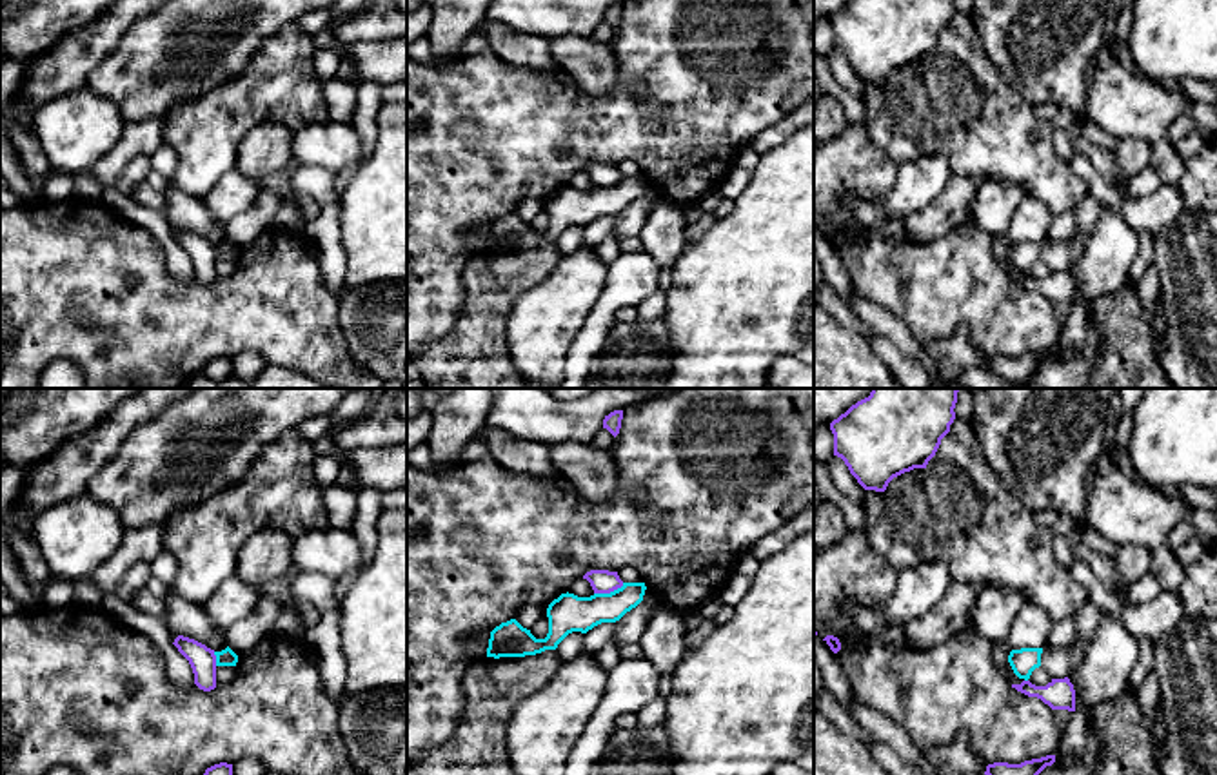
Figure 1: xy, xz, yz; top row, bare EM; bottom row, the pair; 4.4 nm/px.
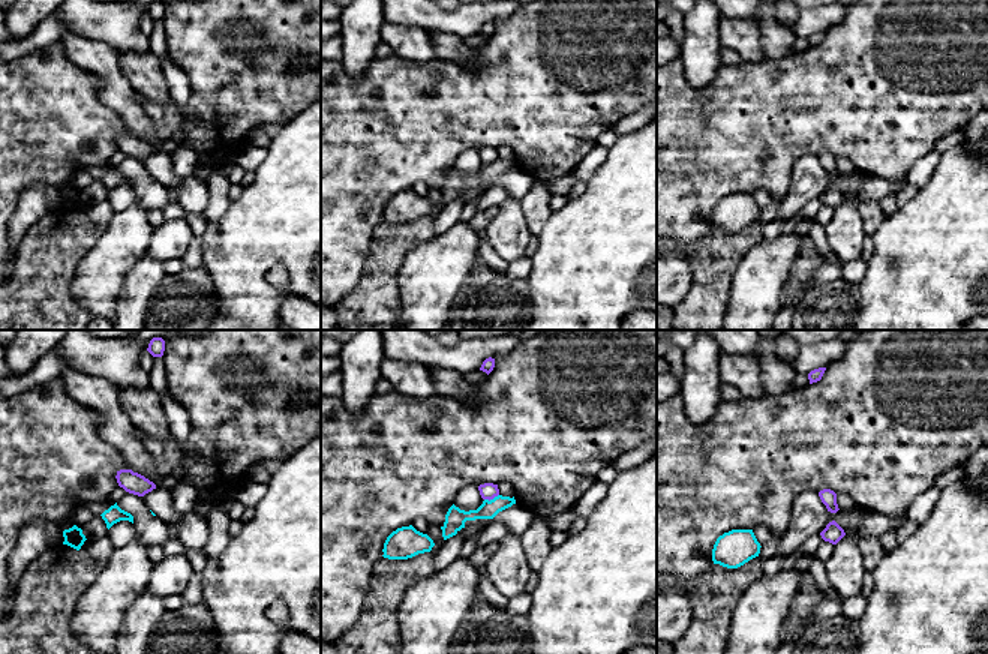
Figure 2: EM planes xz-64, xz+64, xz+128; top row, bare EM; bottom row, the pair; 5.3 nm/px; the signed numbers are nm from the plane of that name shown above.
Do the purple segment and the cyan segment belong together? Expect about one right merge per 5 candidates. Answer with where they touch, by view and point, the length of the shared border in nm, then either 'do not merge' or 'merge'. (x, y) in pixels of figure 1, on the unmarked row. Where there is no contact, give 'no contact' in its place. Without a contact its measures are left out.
meets purple in xz at (609, 186); contact 140 nm long; do not merge

